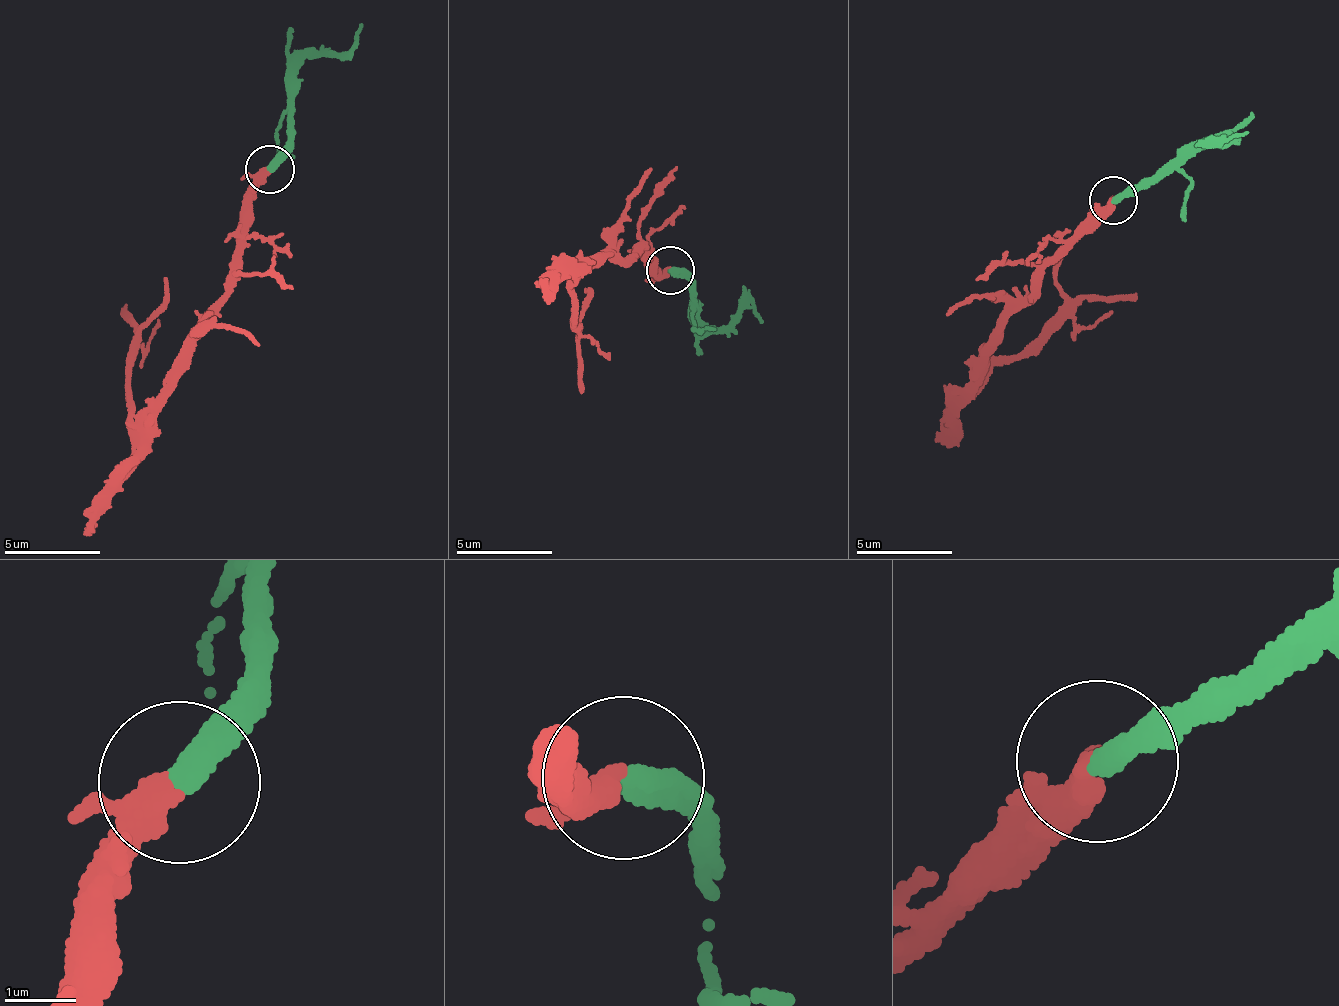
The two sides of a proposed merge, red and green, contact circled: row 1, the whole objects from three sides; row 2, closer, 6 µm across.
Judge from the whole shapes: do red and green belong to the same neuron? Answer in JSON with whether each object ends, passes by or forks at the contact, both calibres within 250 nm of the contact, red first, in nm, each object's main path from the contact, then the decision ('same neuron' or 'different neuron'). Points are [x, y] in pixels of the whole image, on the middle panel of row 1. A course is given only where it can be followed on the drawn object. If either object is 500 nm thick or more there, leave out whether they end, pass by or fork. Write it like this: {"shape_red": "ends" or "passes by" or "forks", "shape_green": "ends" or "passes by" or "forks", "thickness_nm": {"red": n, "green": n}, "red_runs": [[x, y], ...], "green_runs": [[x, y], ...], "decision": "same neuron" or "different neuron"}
{"shape_red": "passes by", "shape_green": "ends", "thickness_nm": {"red": 260, "green": 320}, "red_runs": [[667, 272], [642, 254], [623, 268], [606, 255], [582, 266], [569, 309], [580, 323], [586, 291]], "green_runs": [[672, 271], [692, 291], [690, 309], [710, 324], [733, 327], [749, 308], [764, 324]], "decision": "same neuron"}

